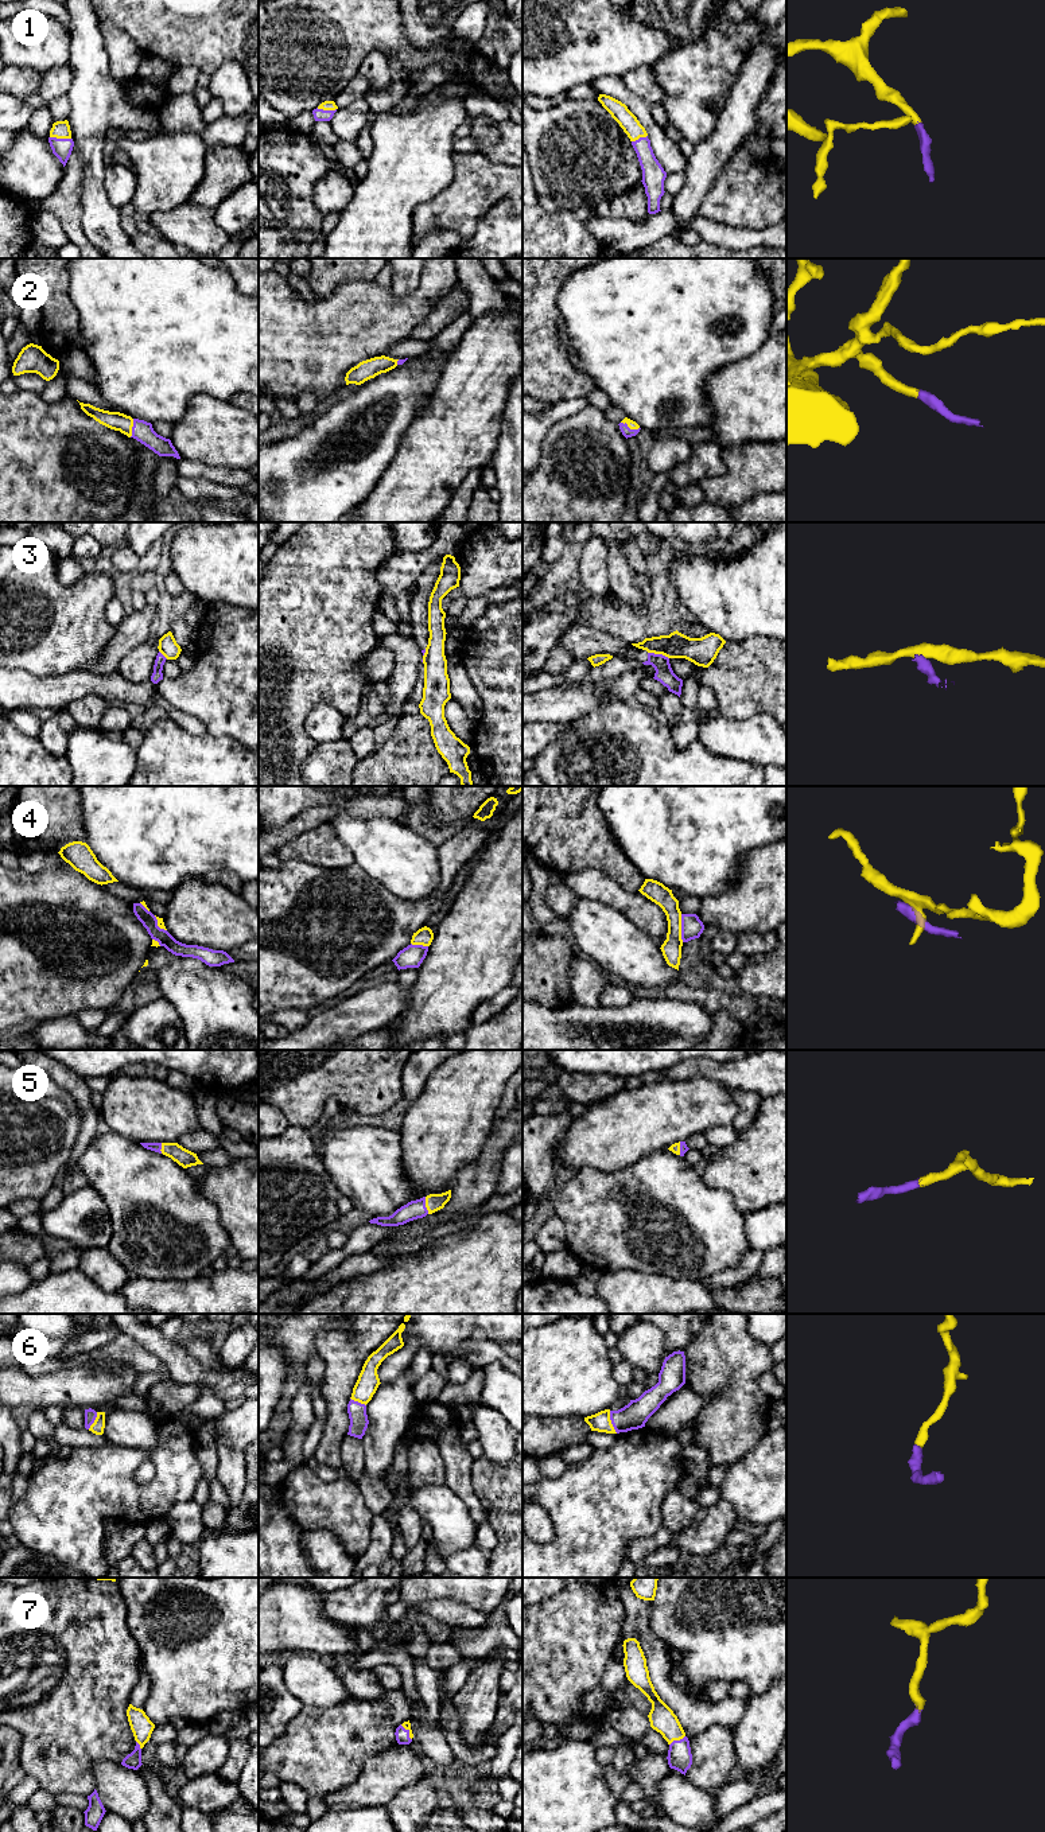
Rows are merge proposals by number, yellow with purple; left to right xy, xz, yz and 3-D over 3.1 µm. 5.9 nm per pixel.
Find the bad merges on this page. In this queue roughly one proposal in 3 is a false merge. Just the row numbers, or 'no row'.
3, 4

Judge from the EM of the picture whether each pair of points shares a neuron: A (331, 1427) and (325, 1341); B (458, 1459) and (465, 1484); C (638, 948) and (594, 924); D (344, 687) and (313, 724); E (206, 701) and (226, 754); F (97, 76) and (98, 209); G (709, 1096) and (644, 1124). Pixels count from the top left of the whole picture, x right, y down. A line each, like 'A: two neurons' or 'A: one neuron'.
A: one neuron
B: one neuron
C: one neuron
D: two neurons
E: two neurons
F: one neuron
G: one neuron

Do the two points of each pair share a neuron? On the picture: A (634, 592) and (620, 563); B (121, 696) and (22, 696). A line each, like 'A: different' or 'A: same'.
A: same
B: same

